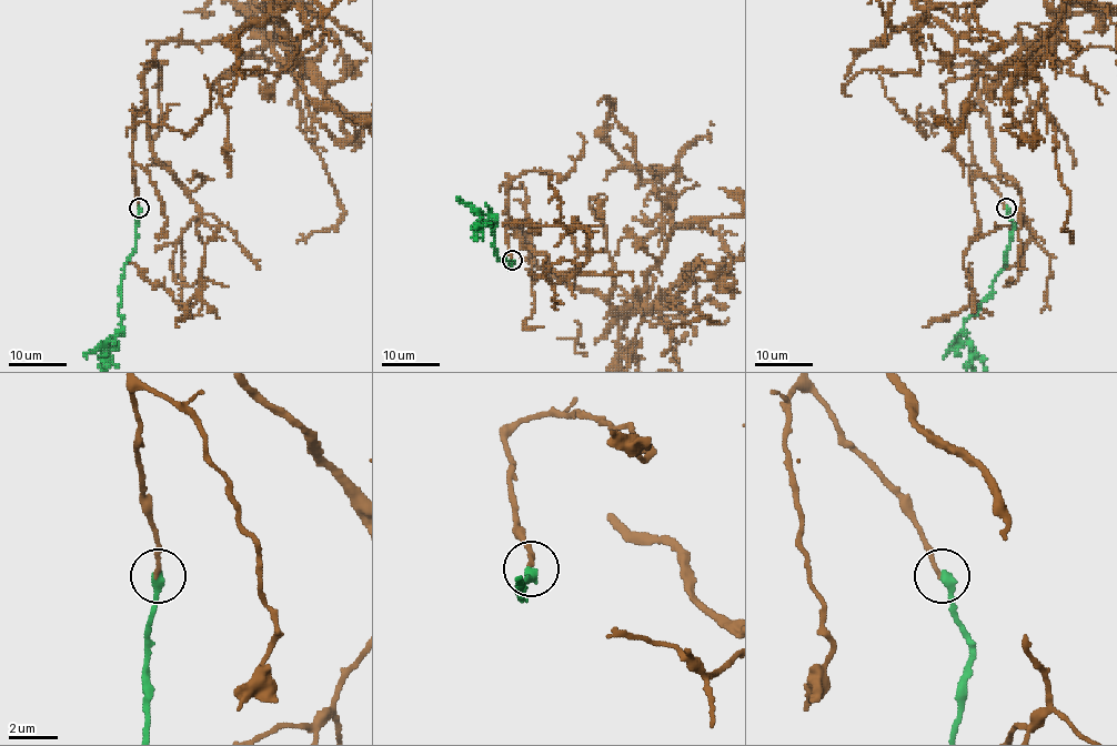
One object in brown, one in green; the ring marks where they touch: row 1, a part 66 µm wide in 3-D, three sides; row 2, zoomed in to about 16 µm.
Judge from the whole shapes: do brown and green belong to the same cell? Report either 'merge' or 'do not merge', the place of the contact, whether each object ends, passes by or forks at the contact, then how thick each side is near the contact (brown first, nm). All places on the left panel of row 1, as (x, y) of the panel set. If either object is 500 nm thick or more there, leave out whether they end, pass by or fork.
merge; place (139, 208); brown ends; green ends; calibres 160 and 400 nm

